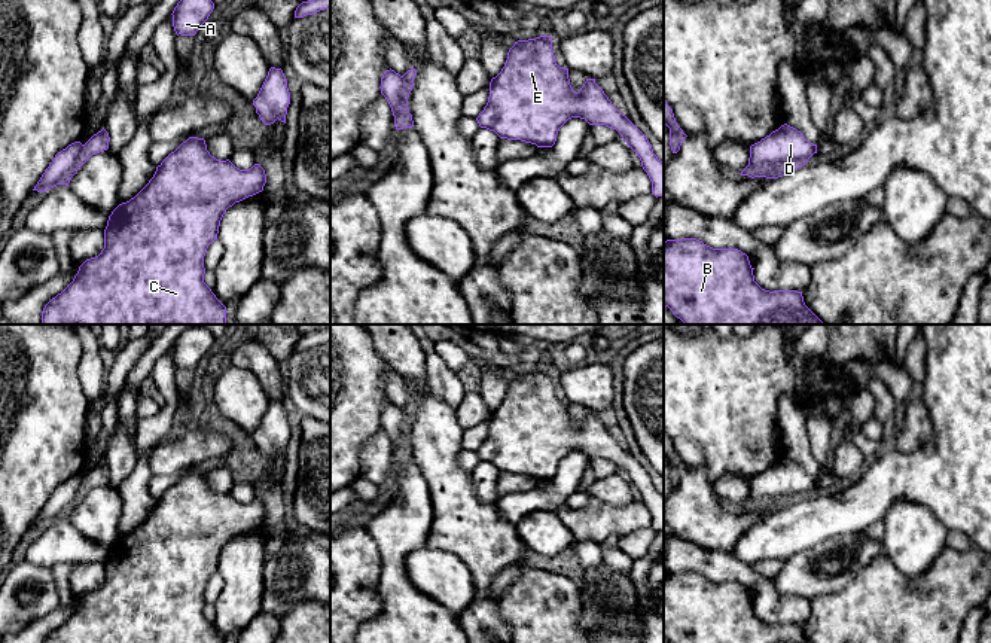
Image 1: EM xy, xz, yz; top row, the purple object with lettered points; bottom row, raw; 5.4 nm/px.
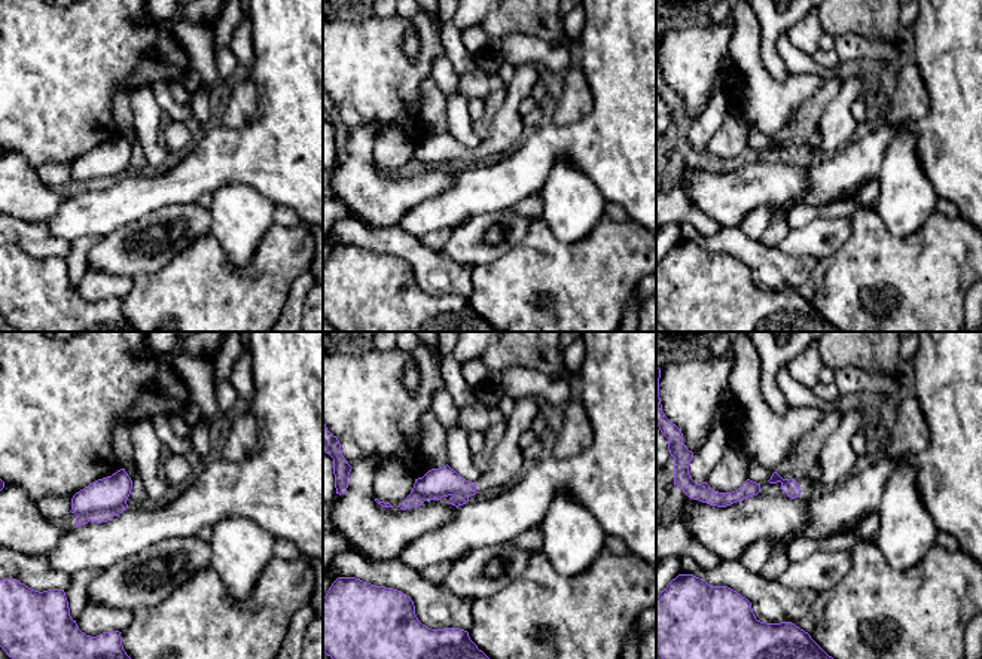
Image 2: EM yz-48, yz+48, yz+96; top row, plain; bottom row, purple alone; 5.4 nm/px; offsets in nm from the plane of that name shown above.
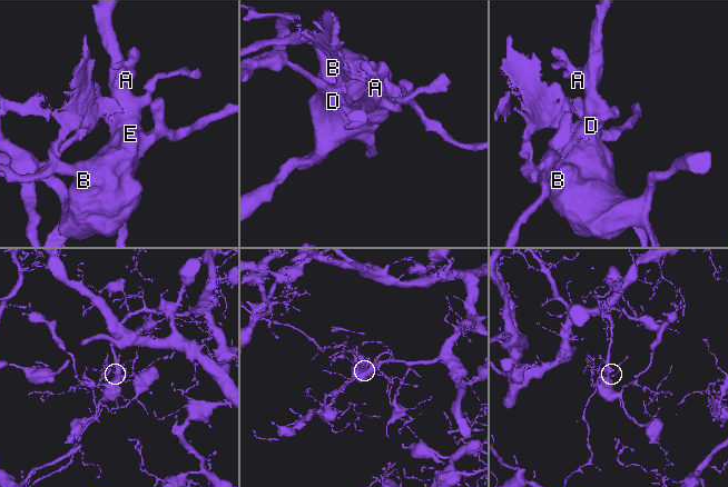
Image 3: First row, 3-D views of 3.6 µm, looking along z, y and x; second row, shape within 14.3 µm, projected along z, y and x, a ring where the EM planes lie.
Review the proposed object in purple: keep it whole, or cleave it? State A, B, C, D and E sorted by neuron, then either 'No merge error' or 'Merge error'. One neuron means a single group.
Groups: A B C E / D. Merge error

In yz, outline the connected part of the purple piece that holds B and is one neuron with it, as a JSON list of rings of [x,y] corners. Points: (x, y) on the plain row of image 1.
[[[696,572],[667,573],[664,576],[664,639],[670,643],[809,643],[802,625],[765,624],[753,609],[748,589],[738,582],[713,582]]]

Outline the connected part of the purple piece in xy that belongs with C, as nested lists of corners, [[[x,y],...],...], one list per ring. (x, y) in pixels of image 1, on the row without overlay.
[[[189,470],[156,500],[153,511],[134,531],[112,545],[101,586],[86,592],[73,615],[43,643],[226,643],[204,616],[204,589],[217,573],[226,543],[262,525],[265,516],[266,508],[259,497],[240,503],[229,493],[211,490],[204,472]]]

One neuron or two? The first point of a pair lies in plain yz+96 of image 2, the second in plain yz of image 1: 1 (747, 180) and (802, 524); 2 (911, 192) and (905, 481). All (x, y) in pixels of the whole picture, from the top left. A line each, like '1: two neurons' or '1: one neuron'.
1: two neurons
2: two neurons

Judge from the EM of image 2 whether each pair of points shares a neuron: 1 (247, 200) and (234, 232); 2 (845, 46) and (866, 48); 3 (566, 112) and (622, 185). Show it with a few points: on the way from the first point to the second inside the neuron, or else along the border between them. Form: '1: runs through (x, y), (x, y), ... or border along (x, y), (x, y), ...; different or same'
1: runs through (241, 207), (238, 225); same
2: runs through (850, 46), (862, 48); same
3: border along (592, 92), (586, 116), (569, 125), (554, 124); different

